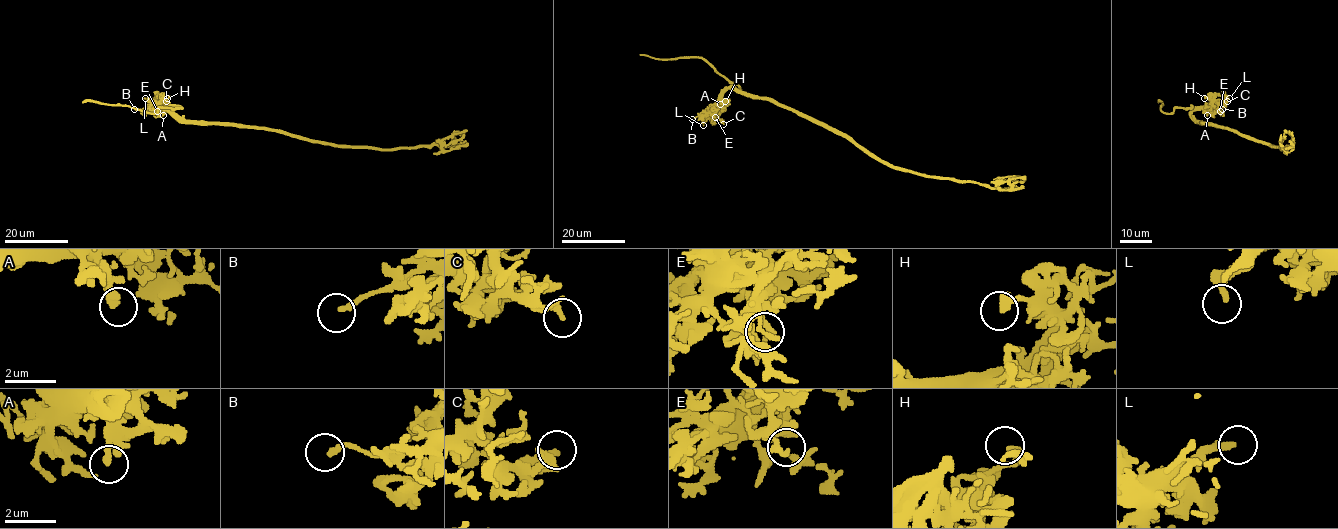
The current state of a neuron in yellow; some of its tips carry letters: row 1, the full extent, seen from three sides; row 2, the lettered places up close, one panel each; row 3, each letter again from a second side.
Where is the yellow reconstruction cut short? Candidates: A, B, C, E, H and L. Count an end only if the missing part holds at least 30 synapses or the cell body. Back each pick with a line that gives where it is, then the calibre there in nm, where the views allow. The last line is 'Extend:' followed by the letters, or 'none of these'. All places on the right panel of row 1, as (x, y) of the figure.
Extend: none of these

